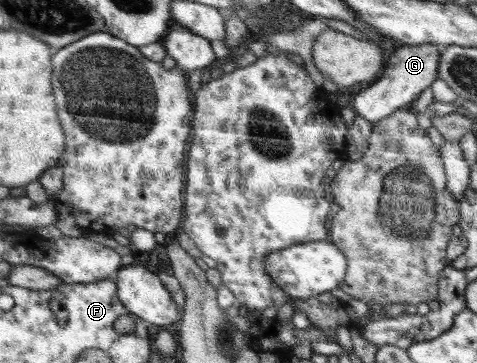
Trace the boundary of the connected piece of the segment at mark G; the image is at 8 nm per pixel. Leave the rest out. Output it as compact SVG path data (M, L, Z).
M432 43L403 45L391 52L389 64L386 64L382 76L354 98L353 108L356 108L357 116L362 116L373 126L376 122L393 115L394 110L398 111L398 108L416 100L424 88L428 89L432 82L436 82L441 56L442 47Z

